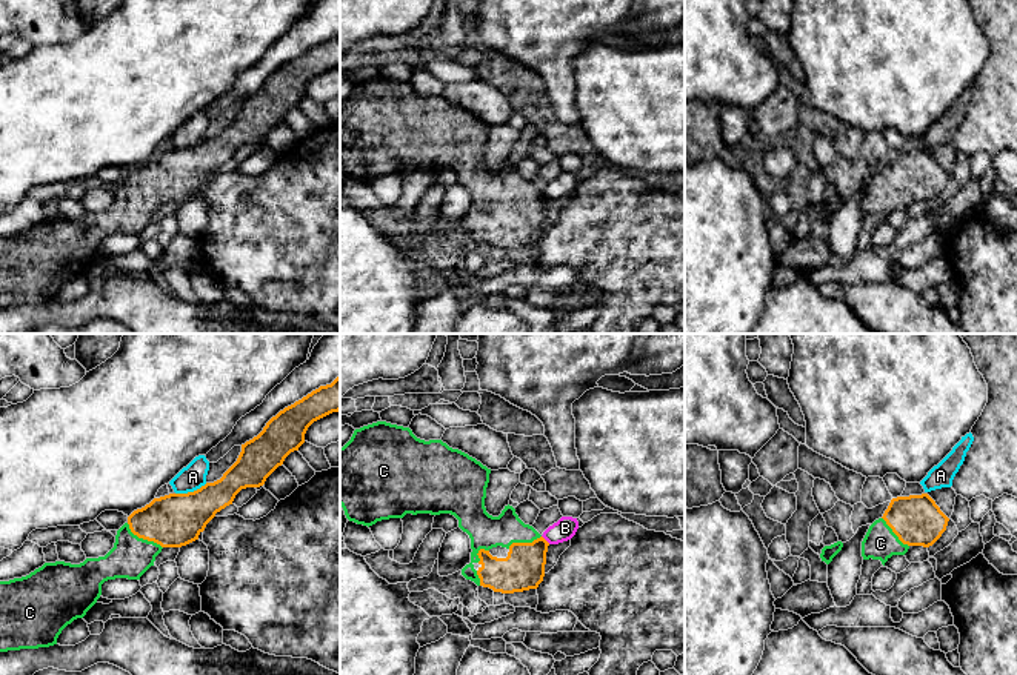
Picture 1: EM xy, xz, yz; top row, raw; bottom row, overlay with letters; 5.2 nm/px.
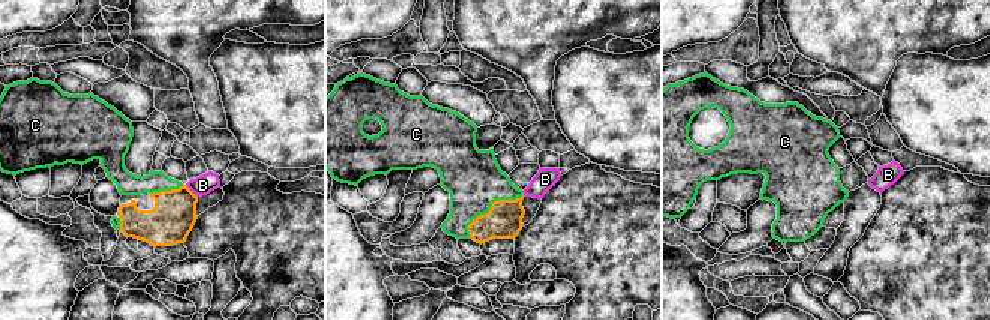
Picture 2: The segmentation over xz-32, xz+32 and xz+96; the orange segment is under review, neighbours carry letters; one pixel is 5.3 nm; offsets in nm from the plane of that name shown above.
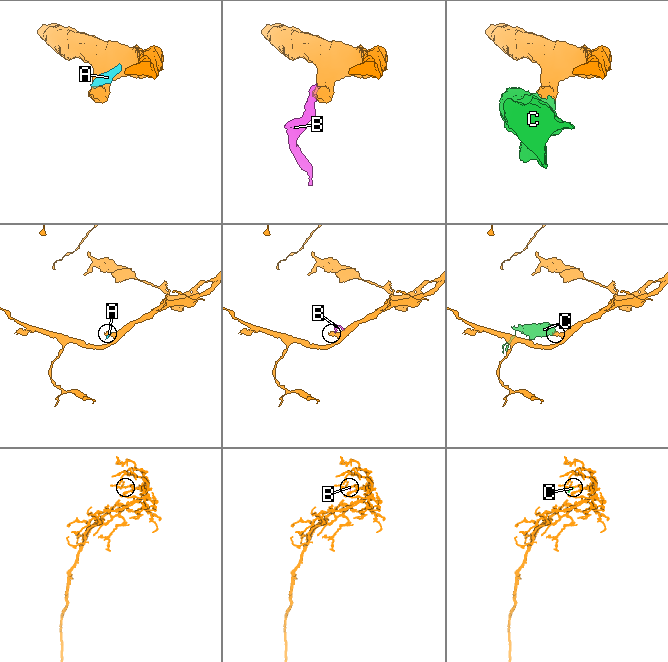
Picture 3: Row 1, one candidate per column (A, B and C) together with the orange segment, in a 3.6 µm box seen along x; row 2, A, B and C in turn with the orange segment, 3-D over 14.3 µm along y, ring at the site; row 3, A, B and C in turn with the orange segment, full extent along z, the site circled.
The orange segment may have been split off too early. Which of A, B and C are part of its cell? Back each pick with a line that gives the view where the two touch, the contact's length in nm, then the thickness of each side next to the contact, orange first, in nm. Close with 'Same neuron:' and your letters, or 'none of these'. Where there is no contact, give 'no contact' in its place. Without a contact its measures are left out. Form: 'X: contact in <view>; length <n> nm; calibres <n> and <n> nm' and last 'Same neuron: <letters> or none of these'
C: contact in xy; length 240 nm; calibres 280 and 220 nm
Same neuron: C

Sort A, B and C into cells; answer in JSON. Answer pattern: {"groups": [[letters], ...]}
{"groups": [["A", "B"], ["C"]]}

